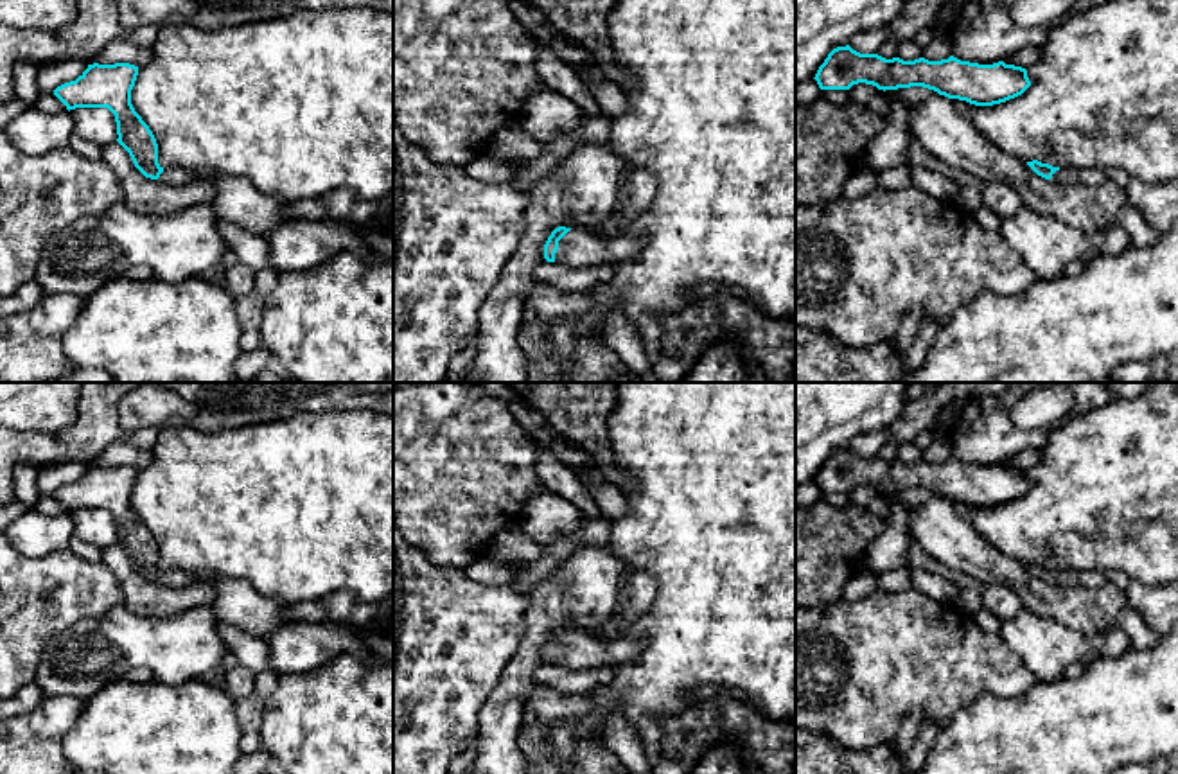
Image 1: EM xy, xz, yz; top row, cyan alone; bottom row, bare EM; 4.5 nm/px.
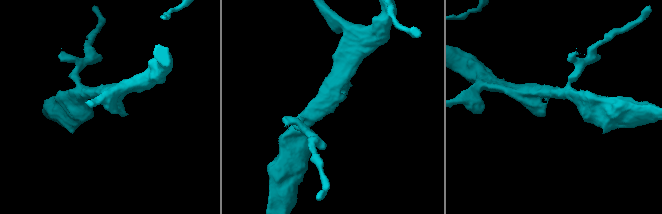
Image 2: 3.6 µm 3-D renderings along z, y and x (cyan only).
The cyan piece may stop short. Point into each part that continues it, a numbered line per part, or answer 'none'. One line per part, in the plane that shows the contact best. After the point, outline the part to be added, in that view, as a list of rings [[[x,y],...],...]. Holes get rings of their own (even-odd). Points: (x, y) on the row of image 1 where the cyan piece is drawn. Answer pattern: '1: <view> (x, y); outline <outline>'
1: xz (577, 248); outline [[[569,230],[560,241],[555,253],[555,264],[569,268],[582,266],[612,266],[630,260],[643,246],[639,237],[603,239],[584,230]]]

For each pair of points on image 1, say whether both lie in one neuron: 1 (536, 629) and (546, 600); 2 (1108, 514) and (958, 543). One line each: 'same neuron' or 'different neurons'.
1: same neuron
2: different neurons

